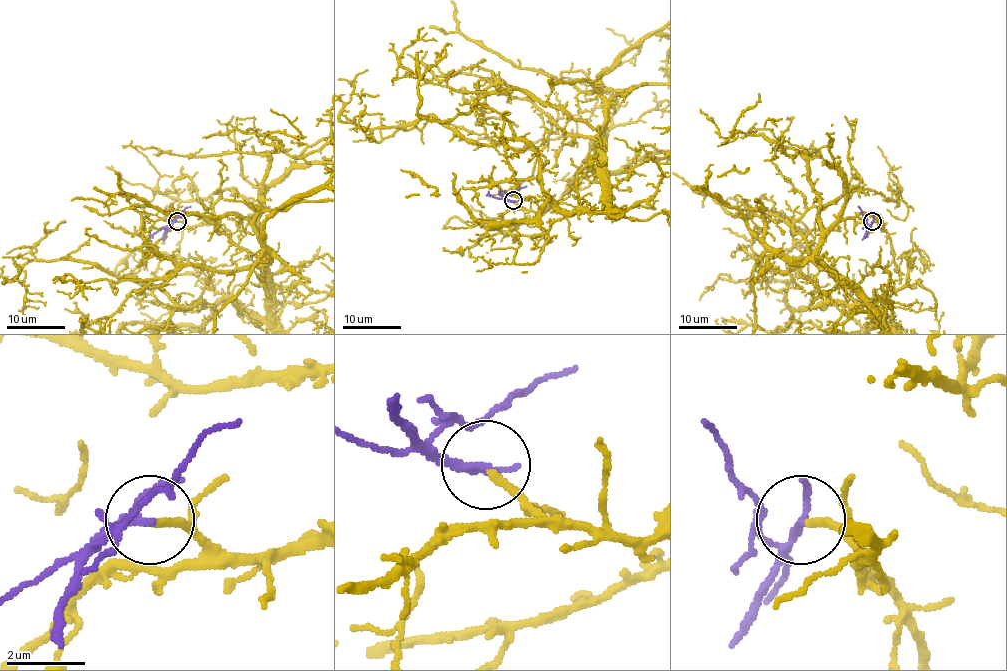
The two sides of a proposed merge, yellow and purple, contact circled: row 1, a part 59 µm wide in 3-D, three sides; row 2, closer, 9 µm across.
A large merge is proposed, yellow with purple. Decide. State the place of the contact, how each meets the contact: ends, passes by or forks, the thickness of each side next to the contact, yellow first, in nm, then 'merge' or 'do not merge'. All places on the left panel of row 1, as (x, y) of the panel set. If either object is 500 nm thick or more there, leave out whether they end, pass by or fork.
(177, 221) | yellow ends | purple passes by | 200/160 nm | merge

